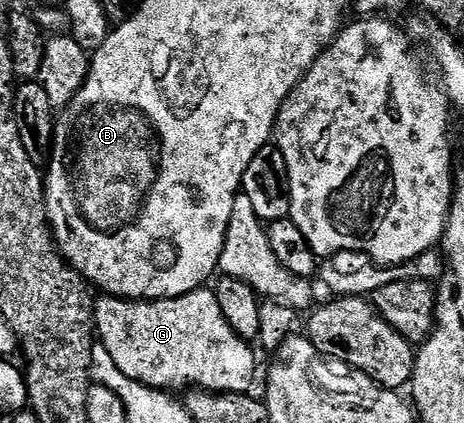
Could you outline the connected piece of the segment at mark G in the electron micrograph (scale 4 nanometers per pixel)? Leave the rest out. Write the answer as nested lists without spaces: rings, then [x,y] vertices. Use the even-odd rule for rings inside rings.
[[[213,288],[194,289],[190,293],[185,293],[183,297],[167,297],[165,301],[132,301],[109,295],[99,296],[94,306],[94,328],[97,340],[107,349],[107,353],[114,361],[116,369],[119,369],[124,375],[128,375],[128,379],[139,381],[142,385],[163,391],[178,391],[174,389],[184,389],[183,391],[186,391],[193,387],[195,390],[205,390],[207,393],[249,394],[251,392],[250,384],[254,381],[254,353],[250,350],[252,348],[251,342],[239,337],[229,325],[220,309],[220,303]]]

